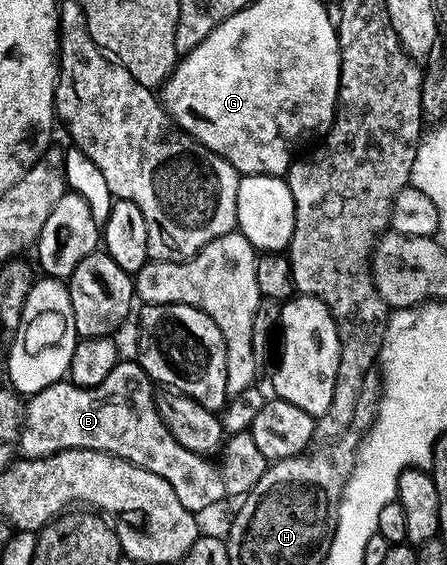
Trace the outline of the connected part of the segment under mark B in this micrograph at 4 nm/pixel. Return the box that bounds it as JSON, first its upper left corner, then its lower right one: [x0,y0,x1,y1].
[17,359,268,514]

